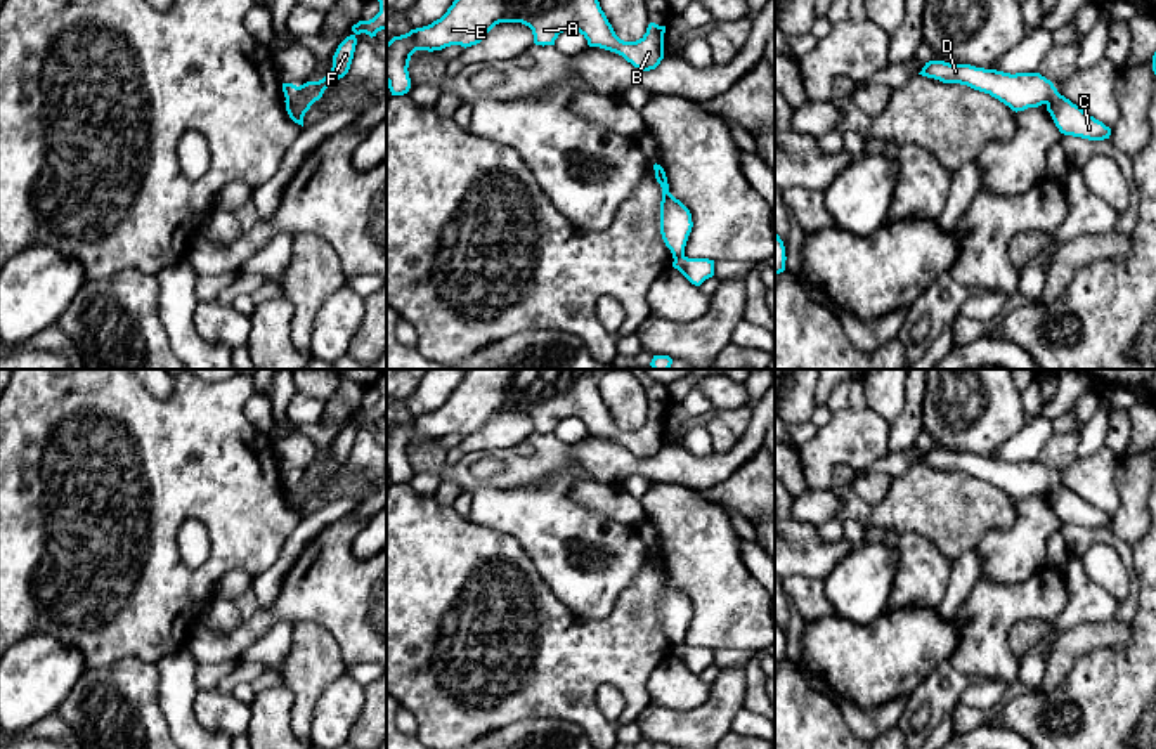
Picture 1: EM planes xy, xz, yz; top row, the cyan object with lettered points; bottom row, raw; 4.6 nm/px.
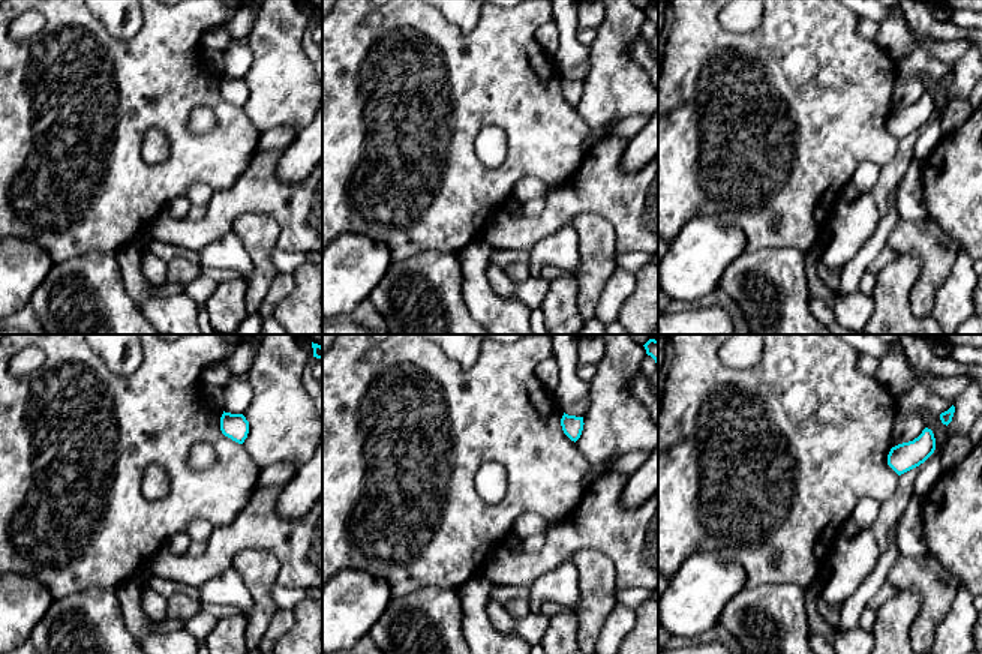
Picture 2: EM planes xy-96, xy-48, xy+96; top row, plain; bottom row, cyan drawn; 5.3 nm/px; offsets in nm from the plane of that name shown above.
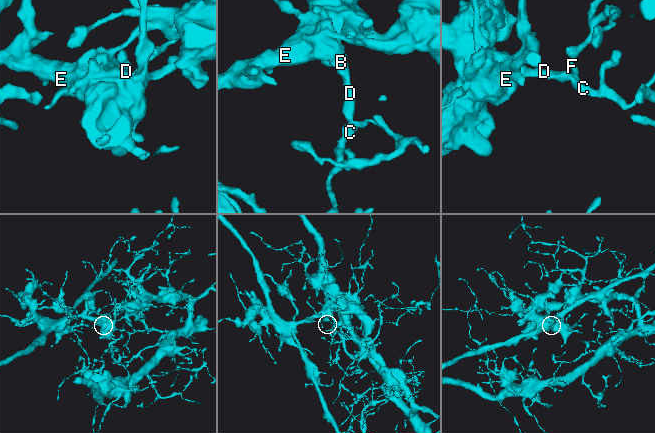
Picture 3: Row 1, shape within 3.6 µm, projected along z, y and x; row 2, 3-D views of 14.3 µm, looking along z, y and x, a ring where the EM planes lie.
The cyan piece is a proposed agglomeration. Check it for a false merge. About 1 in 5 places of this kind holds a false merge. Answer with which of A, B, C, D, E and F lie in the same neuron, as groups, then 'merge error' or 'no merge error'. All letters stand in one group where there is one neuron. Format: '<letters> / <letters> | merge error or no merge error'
A B D E / C F | merge error

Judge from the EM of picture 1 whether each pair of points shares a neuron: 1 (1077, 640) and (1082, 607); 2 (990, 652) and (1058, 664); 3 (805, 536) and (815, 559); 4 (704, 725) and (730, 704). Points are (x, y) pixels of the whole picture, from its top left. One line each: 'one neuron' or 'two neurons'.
1: two neurons
2: two neurons
3: one neuron
4: one neuron

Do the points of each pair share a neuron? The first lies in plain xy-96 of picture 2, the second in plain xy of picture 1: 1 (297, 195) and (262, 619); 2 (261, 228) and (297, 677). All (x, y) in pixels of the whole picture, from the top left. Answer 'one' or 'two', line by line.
1: one
2: one

